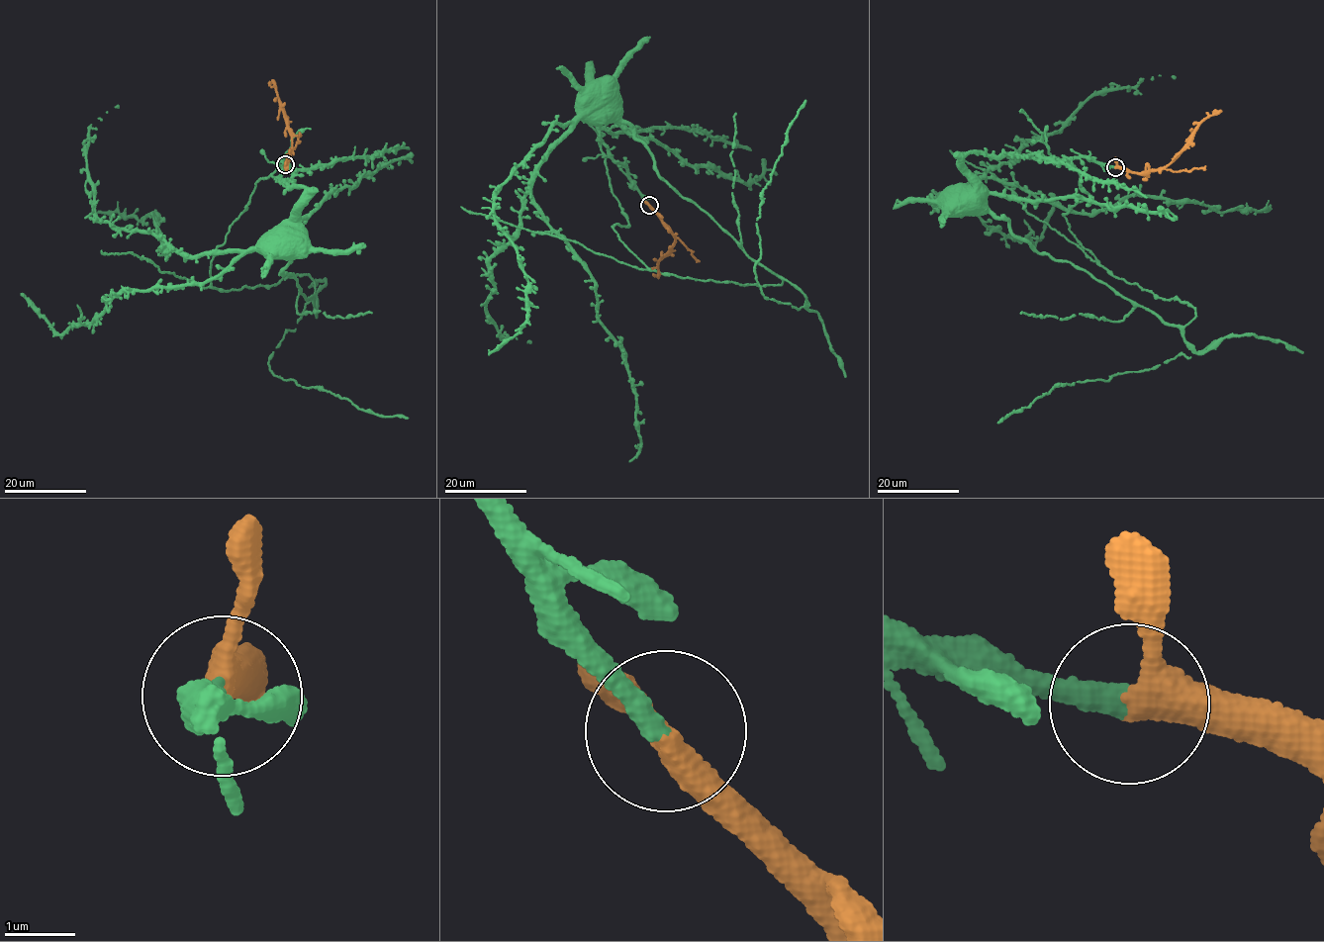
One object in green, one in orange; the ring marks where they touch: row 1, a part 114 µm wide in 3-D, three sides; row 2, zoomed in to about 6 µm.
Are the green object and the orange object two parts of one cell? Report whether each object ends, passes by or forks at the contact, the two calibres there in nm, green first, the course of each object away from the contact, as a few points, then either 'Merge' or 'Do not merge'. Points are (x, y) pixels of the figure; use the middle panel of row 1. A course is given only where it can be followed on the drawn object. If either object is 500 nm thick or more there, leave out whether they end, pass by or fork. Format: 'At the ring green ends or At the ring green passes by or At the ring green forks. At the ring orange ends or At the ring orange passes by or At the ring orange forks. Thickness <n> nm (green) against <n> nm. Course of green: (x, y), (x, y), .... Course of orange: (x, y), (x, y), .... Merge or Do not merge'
At the ring green ends. At the ring orange passes by. Thickness 320 nm (green) against 340 nm. Course of green: (649, 205), (628, 170), (613, 158), (600, 138), (587, 75), (603, 97), (603, 79), (599, 83). Course of orange: (649, 205), (675, 239), (658, 262), (658, 274), (653, 274). Merge

